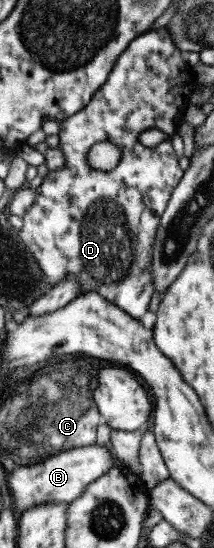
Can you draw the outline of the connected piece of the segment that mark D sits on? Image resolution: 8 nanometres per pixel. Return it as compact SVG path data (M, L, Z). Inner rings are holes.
M160 27L158 29L149 29L140 36L134 38L128 43L128 46L118 55L114 66L110 69L106 80L102 83L102 86L90 97L87 105L79 110L76 114L70 117L62 119L59 122L59 132L57 134L59 138L58 149L62 152L64 157L64 164L62 169L48 171L42 177L42 183L35 189L35 198L33 204L30 206L28 211L22 215L22 227L17 231L22 244L29 250L32 258L34 258L39 270L44 274L44 278L48 281L48 284L56 285L58 281L61 281L66 275L76 277L78 279L81 292L92 292L98 293L102 298L105 298L108 302L115 304L119 309L122 309L126 314L129 314L132 318L138 319L146 312L148 308L148 302L152 298L154 292L151 283L150 274L150 252L152 252L152 245L154 242L154 235L159 223L160 215L163 213L163 209L168 203L170 194L178 182L180 177L183 175L183 171L180 170L177 162L177 156L174 154L174 150L171 146L171 137L176 134L177 121L180 120L182 108L187 102L184 94L184 86L181 82L178 82L178 78L182 78L182 72L189 73L188 65L182 60L180 51L174 46L174 41L171 39L170 33L167 28ZM156 129L162 132L166 138L159 145L153 148L144 148L141 146L138 137L139 135L147 130ZM100 141L112 141L112 144L118 146L120 150L120 161L114 169L109 171L102 171L92 169L86 161L86 154L92 144Z

